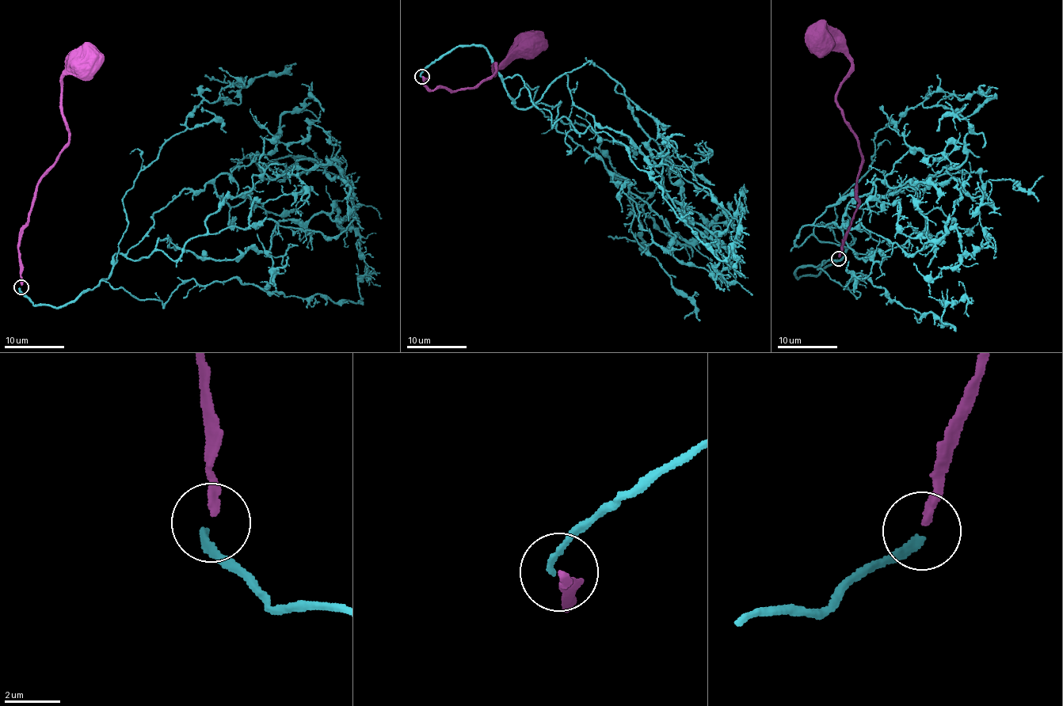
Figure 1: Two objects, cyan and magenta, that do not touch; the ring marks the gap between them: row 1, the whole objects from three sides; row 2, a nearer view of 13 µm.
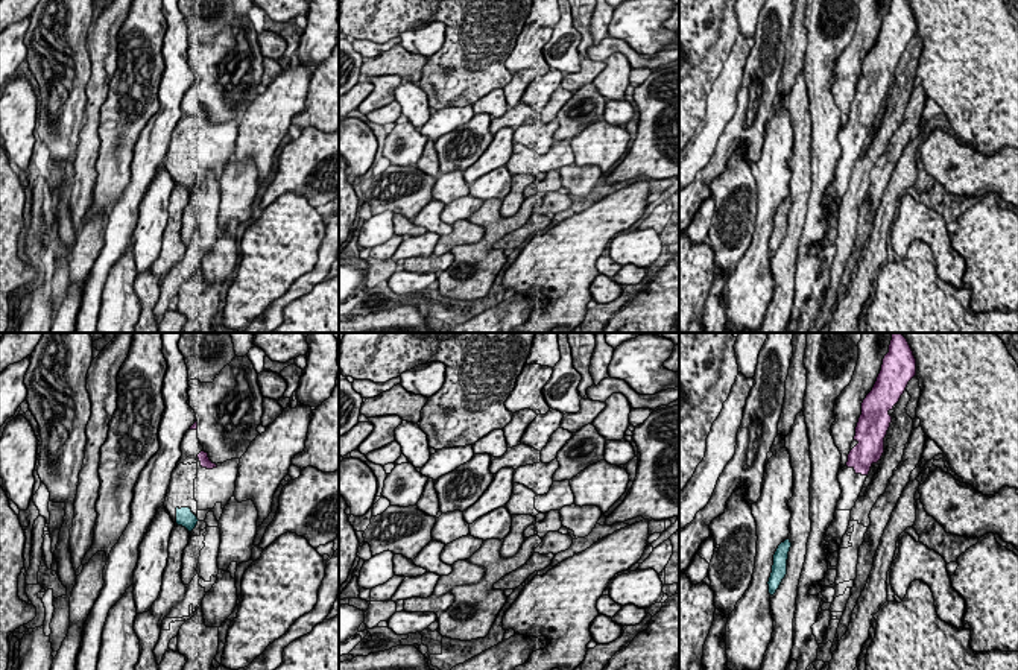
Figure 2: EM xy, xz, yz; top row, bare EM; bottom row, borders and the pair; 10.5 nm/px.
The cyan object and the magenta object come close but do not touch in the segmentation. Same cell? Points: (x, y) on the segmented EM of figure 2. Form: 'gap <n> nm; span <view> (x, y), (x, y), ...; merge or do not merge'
gap 460 nm; span xy (189, 508), (202, 467); do not merge

